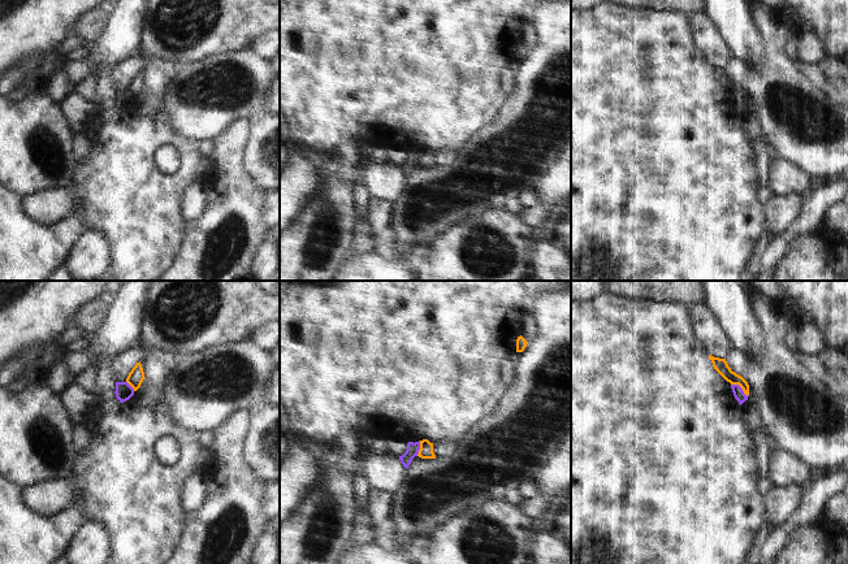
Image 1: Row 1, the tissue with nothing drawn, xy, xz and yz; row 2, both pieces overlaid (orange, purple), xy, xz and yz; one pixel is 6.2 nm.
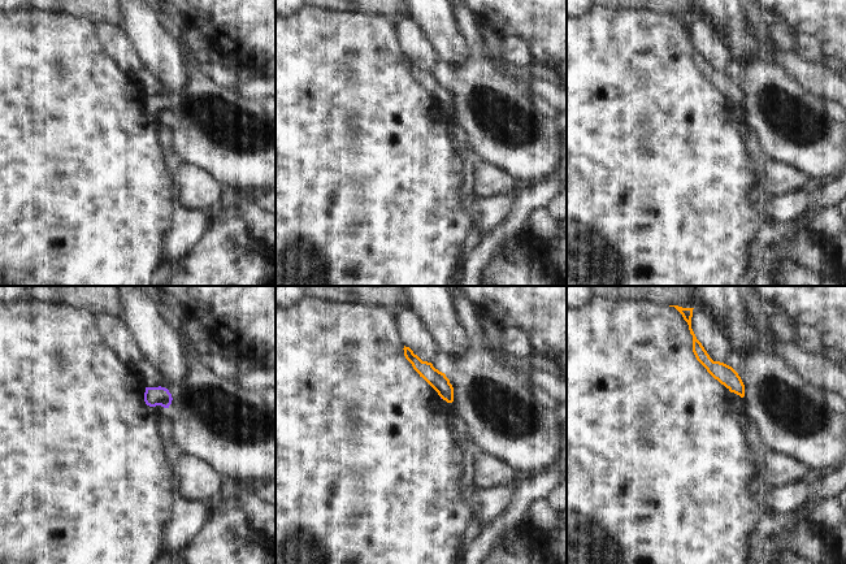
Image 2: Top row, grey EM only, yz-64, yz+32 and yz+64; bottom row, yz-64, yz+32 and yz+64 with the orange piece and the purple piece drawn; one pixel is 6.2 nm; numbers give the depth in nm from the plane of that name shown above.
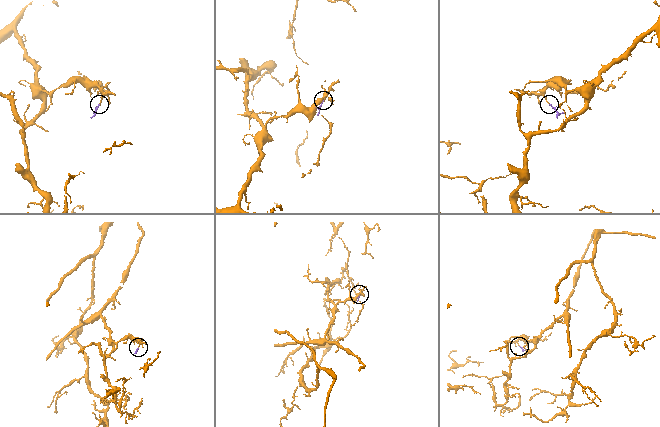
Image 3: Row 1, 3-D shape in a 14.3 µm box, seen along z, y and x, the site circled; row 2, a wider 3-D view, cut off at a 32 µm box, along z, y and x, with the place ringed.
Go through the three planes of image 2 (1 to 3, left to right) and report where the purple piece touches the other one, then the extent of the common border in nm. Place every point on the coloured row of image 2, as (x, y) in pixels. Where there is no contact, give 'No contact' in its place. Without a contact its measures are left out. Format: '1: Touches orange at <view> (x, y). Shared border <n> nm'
1: No contact
2: No contact
3: No contact.

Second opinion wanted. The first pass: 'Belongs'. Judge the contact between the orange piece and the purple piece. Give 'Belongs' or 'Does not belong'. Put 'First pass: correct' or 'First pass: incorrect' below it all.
Does not belong.
First pass: incorrect

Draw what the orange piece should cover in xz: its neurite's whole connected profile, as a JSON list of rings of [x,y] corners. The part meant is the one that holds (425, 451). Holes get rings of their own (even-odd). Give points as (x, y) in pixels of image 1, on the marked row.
[[[428,439],[420,441],[420,450],[417,456],[421,459],[436,459],[433,452],[433,443],[431,443]]]

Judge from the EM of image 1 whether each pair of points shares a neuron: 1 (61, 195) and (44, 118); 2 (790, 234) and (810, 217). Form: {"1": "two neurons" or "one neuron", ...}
{"1": "two neurons", "2": "one neuron"}

